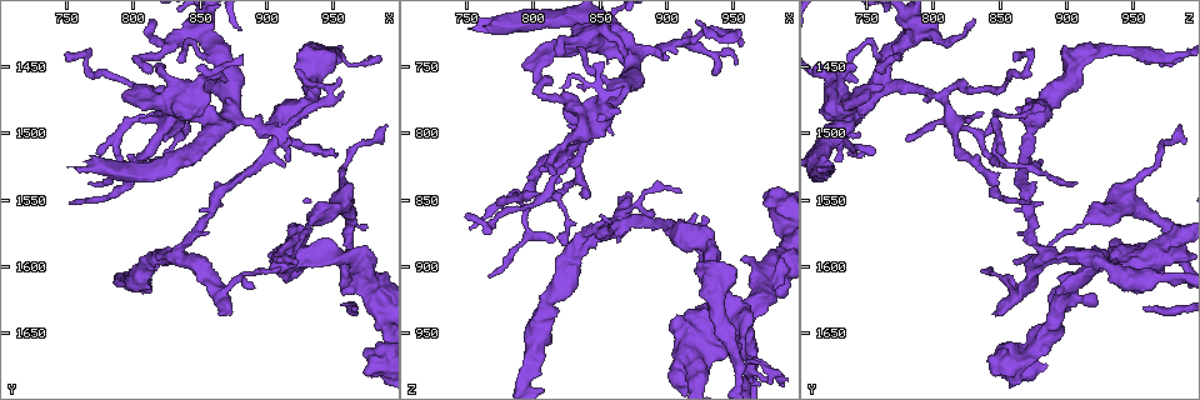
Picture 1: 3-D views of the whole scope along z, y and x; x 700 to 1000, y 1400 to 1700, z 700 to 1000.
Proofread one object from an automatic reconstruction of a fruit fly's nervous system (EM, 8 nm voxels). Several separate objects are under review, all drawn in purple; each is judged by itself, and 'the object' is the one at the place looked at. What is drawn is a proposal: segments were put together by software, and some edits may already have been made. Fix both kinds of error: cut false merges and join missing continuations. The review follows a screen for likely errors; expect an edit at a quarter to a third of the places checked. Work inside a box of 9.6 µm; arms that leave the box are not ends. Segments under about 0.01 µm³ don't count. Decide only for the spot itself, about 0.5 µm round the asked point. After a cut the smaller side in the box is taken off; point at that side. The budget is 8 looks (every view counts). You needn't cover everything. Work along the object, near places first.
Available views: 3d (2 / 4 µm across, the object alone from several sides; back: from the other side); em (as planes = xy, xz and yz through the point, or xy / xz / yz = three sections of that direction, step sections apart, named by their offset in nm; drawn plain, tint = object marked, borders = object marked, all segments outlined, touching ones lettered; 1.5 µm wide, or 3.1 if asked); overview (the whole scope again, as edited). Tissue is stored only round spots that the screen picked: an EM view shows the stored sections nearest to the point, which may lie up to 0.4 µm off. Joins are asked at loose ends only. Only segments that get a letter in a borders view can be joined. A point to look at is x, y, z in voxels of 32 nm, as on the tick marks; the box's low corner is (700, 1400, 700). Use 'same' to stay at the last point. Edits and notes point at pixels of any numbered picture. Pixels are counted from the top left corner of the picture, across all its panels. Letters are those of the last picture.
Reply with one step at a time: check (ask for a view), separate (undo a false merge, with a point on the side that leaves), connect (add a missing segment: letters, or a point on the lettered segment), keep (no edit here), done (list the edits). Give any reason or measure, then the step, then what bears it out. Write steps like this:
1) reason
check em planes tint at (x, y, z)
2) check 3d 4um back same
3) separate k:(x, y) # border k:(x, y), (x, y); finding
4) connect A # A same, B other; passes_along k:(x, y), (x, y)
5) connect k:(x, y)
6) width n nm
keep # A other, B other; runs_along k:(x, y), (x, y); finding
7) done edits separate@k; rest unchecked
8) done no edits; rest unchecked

an open end
check 3d 2um back at (890, 1614, 862)

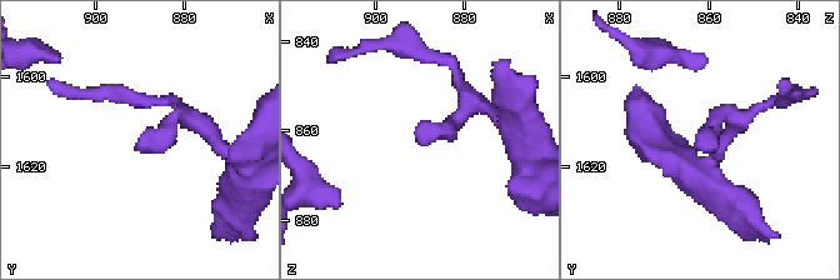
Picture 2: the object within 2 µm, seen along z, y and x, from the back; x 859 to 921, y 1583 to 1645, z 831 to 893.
now the EM
check em planes borders at (891, 1615, 861)

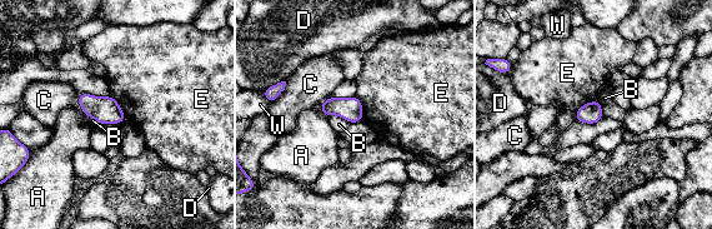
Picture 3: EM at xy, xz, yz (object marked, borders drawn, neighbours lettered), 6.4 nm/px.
width 140 nm
keep # A other, B other, C other, D other, E other, W other; none of them fits

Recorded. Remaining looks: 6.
arms part here
check em planes borders at (910, 1500, 732)

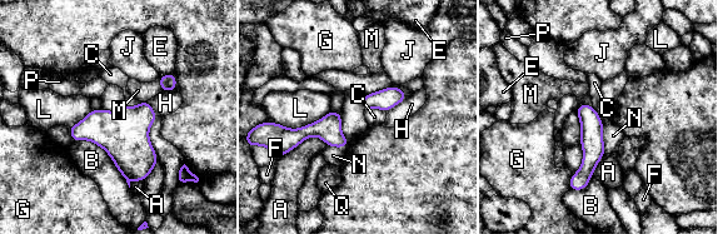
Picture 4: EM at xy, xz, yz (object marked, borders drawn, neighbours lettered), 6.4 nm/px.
keep # A other, B other, C other, E other, F other, G other, H other, J other, L other, M other, N other, P other, Q other; runs_along 4:(586, 106), (591, 160), (572, 187); one neuron here

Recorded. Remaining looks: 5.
sharp bend
check 3d 2um at (814, 1484, 846)

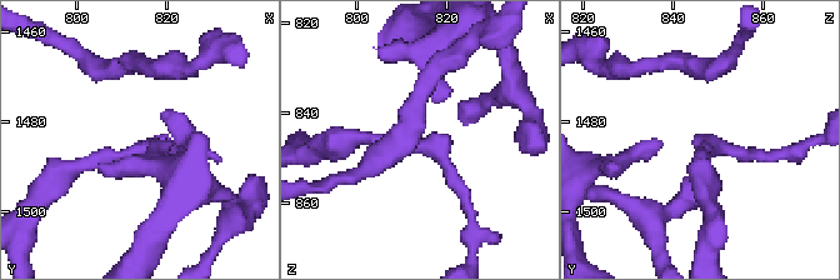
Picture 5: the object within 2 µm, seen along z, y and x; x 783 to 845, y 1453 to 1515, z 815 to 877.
check em planes tint at (816, 1486, 848)

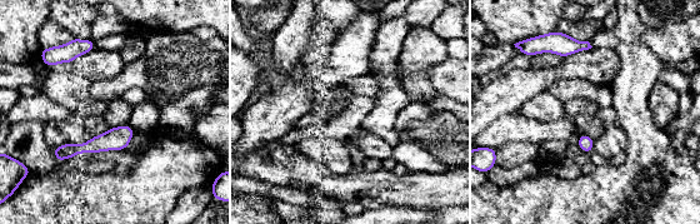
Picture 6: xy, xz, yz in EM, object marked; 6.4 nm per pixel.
check em planes borders same

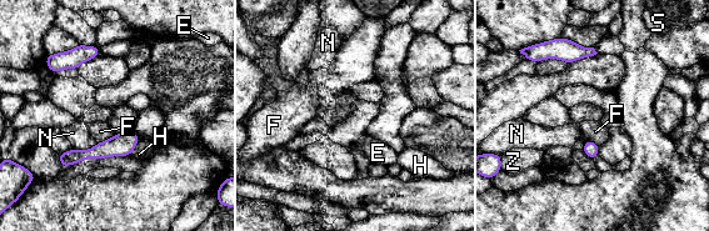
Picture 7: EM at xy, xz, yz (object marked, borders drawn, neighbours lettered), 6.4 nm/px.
keep # E other, F other, H other, N other, S other, Z other; one neuron here

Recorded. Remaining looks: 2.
done no edits; rest unchecked

